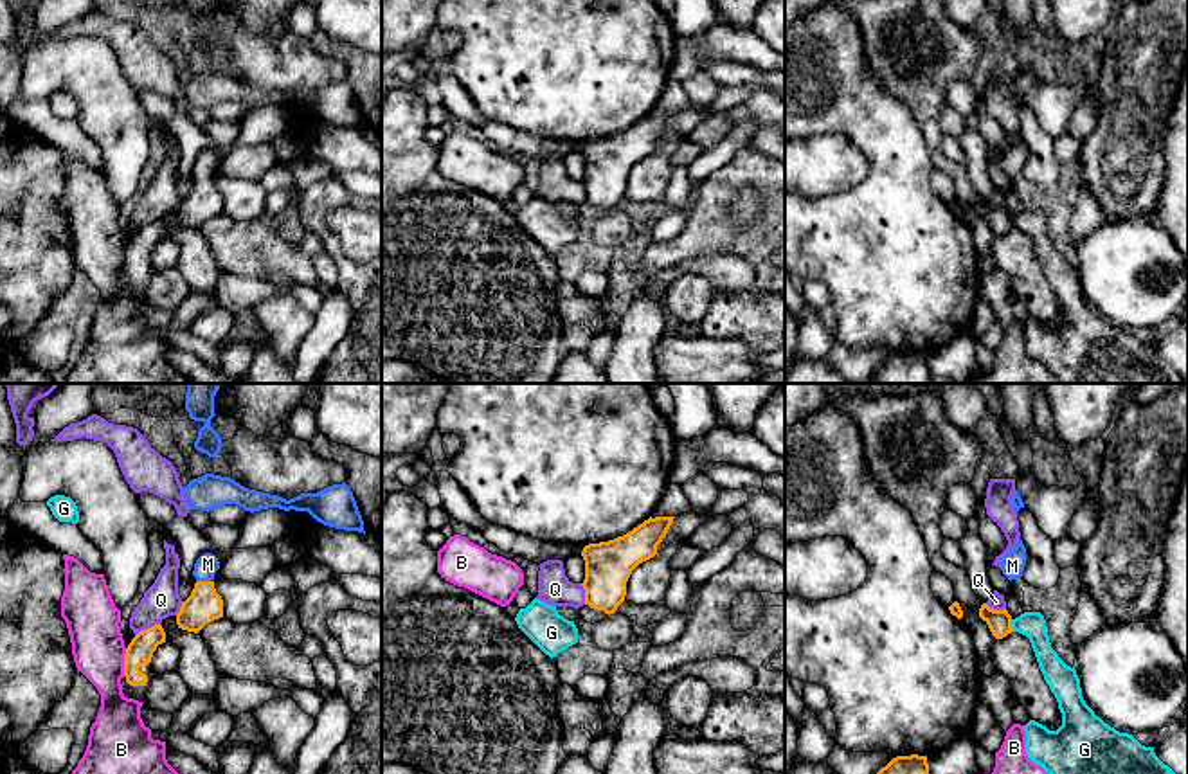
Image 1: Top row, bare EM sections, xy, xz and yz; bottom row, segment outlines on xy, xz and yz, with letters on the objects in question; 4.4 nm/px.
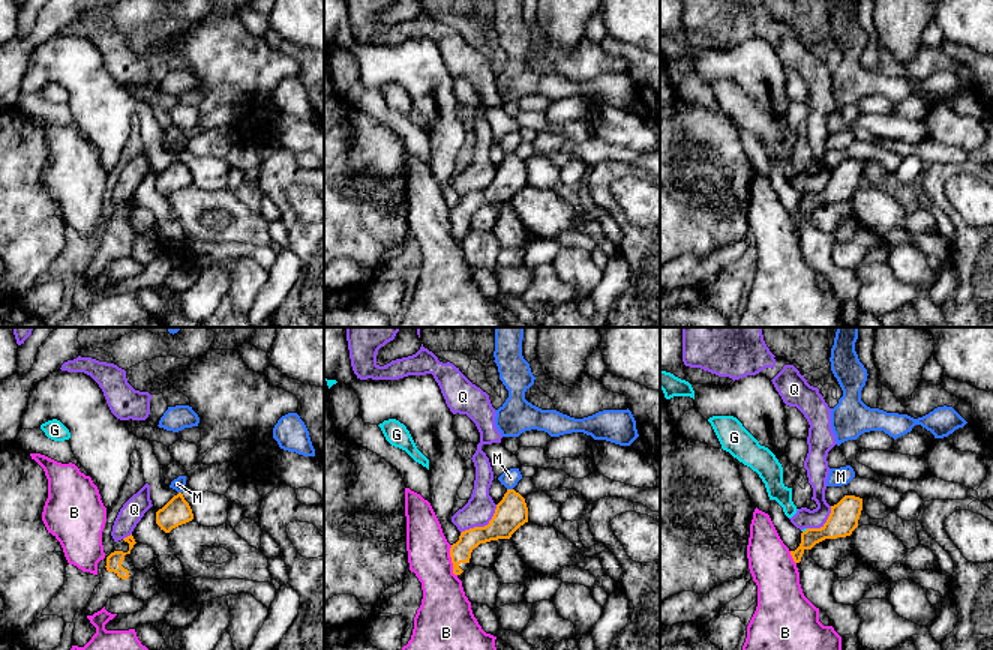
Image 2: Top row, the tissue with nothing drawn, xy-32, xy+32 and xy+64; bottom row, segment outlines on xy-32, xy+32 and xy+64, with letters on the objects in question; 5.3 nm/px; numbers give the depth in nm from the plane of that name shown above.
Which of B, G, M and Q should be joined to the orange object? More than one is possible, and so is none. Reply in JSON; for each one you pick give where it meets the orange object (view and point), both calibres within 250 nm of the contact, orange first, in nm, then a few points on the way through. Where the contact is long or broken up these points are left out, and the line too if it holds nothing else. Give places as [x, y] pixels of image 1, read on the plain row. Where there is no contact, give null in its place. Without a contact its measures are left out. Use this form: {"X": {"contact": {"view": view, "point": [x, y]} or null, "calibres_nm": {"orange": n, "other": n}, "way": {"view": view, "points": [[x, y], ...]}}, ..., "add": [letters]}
{"M": {"contact": {"view": "xy", "point": [204, 179]}, "calibres_nm": {"orange": 160, "other": 100}, "way": {"view": "xy", "points": [[204, 202], [204, 179], [207, 161]]}}, "add": ["M"]}

